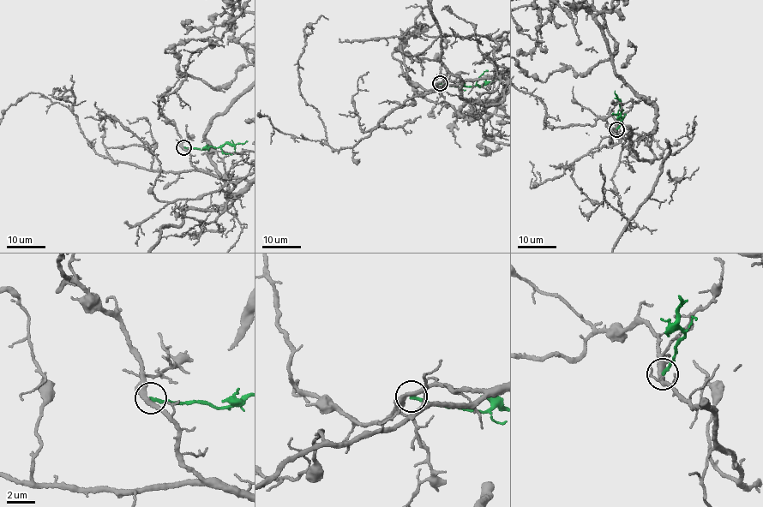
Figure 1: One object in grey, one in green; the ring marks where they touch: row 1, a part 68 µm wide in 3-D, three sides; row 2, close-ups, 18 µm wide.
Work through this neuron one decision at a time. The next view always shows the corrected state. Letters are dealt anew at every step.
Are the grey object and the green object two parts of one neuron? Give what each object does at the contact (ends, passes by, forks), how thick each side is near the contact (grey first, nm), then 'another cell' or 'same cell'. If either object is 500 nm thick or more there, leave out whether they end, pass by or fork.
grey passes by; green ends there; 360 nm thick on the grey side, 240 nm on the other; another cell

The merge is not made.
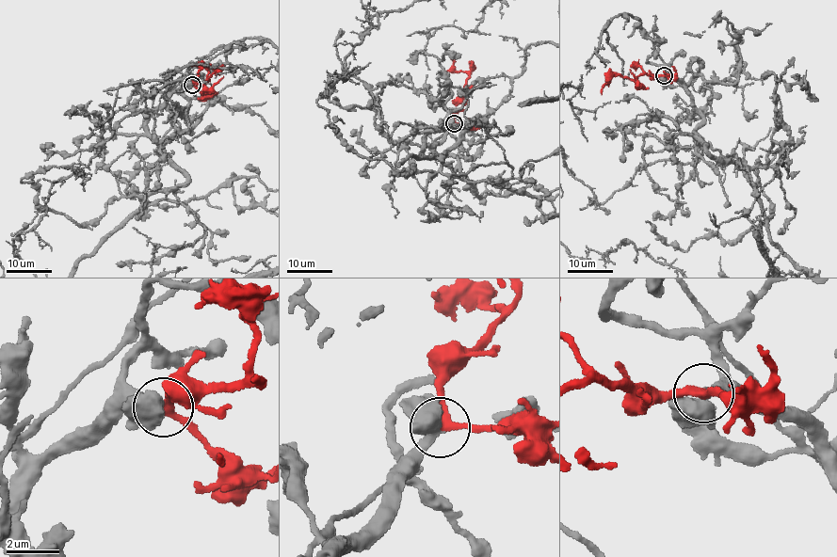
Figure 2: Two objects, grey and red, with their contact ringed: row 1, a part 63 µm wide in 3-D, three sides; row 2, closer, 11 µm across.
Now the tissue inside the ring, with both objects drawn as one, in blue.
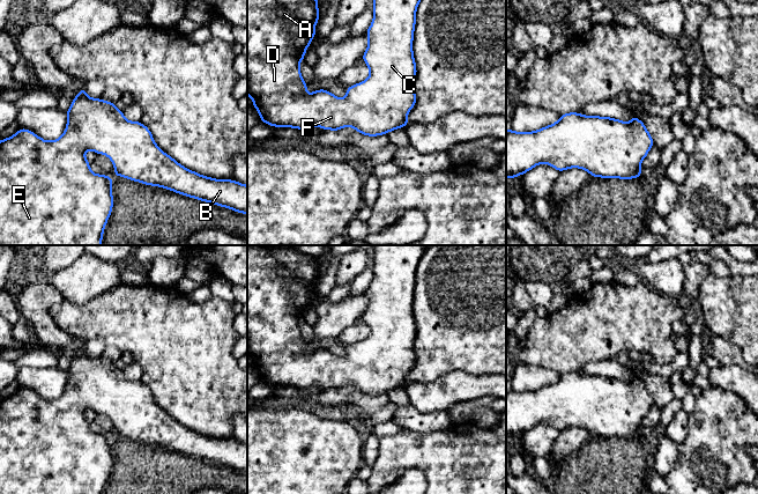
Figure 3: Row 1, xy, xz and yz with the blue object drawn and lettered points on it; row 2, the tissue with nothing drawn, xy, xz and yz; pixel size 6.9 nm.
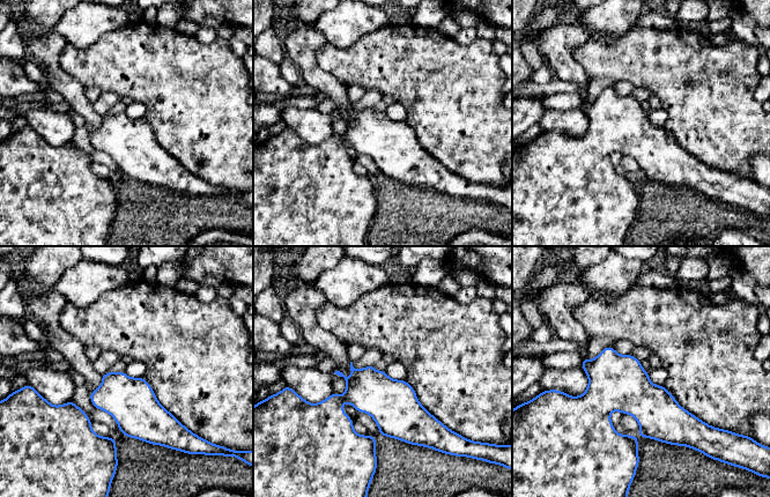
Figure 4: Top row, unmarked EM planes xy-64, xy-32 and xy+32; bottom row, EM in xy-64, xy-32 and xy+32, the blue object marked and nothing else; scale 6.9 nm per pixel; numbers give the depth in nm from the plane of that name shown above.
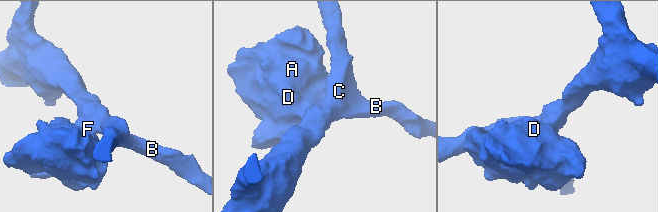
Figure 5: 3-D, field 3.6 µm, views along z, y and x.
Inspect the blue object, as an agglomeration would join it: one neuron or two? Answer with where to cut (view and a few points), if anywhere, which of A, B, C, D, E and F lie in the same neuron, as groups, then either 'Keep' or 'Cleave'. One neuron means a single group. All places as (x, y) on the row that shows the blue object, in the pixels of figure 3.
No split. Groups: A B C D E F. Keep

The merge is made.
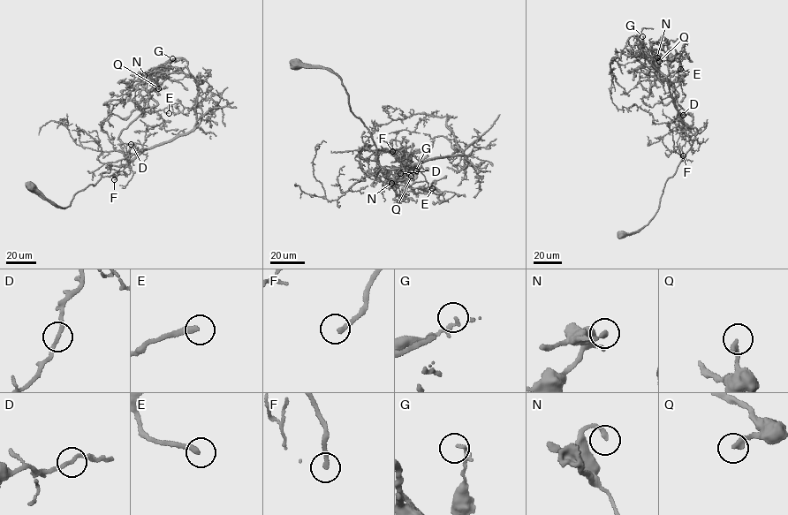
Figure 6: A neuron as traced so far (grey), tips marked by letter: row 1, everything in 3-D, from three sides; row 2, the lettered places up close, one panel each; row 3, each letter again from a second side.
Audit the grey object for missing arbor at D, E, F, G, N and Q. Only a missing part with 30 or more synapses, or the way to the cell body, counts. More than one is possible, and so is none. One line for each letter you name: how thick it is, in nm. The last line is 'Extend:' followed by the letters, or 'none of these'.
E: Thickness 260 nm
F: Thickness 200 nm
Extend: E, F

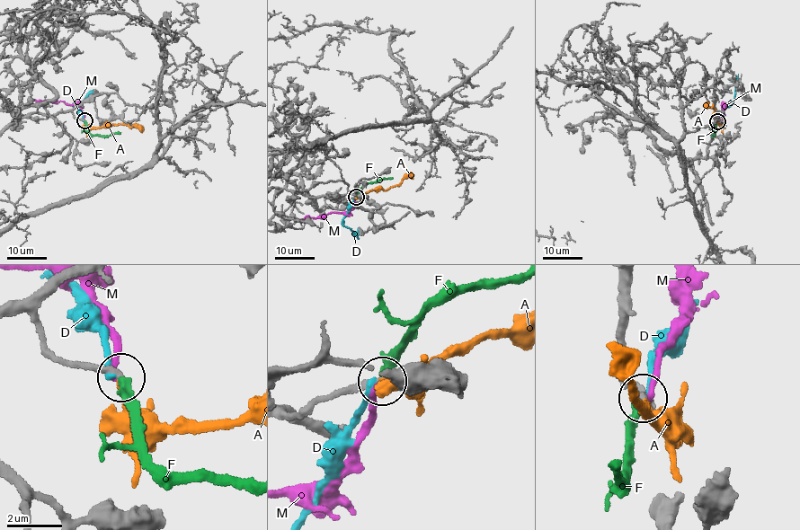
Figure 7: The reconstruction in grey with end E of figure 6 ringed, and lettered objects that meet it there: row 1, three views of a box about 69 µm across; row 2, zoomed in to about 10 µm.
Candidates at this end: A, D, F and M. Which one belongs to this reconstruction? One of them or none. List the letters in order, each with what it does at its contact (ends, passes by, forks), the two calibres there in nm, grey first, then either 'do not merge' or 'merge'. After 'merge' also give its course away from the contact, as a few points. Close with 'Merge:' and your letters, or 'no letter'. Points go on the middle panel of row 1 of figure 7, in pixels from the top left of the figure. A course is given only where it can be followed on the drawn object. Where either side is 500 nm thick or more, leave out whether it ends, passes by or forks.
A: it ends | 280/200 nm | merge | via (356, 197), (369, 191), (388, 189), (413, 174)
D: it ends | 320/220 nm | do not merge
F: it ends | 280/280 nm | do not merge
M: it ends | 320/220 nm | do not merge
Merge: A

